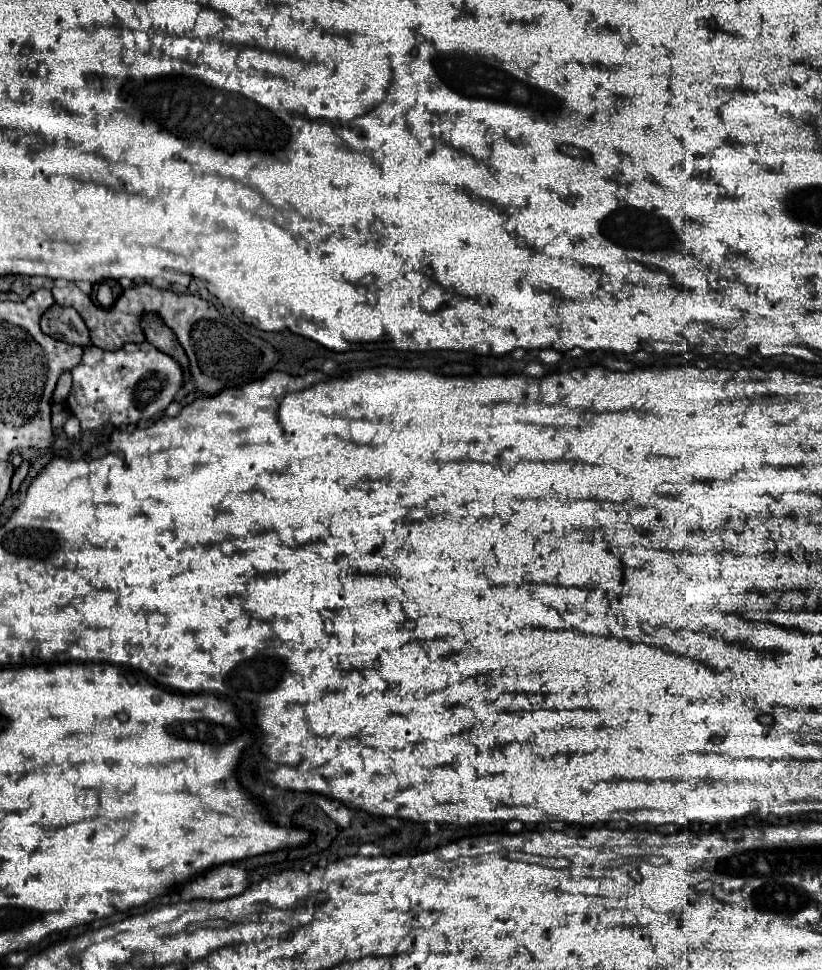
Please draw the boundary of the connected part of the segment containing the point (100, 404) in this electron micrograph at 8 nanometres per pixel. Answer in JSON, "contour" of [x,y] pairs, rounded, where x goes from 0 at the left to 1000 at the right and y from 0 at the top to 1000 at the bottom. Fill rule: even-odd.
{"contour":[[[181,353],[152,355],[140,363],[106,357],[99,375],[91,377],[86,386],[89,400],[82,419],[103,445],[125,445],[128,437],[147,441],[155,437],[169,437],[172,433],[186,433],[210,414],[210,408],[223,396],[218,375],[208,367],[189,361]]]}

